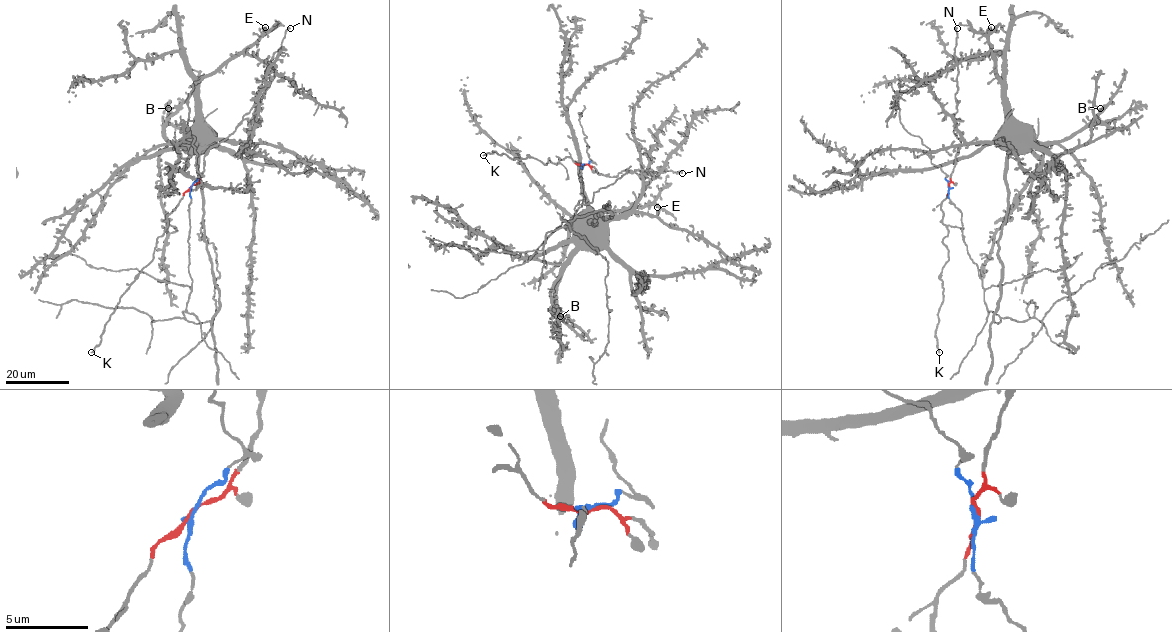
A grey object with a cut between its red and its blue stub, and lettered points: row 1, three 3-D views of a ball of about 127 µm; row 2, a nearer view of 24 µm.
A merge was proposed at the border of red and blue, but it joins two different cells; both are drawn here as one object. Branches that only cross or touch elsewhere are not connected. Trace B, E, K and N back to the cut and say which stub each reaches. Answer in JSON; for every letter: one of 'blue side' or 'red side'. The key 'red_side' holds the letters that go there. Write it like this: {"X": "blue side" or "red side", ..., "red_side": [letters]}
{"B": "blue side", "E": "blue side", "K": "red side", "N": "red side", "red_side": ["K", "N"]}

